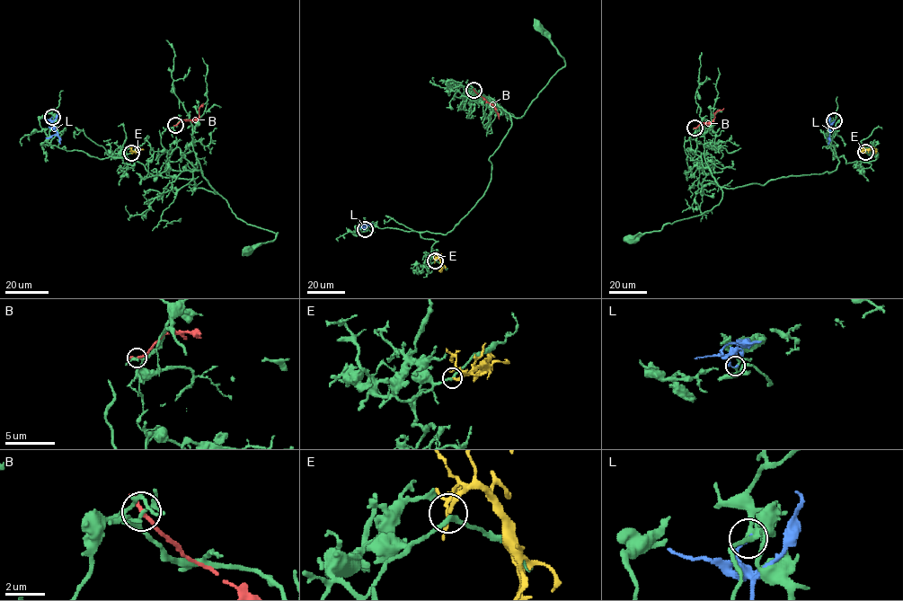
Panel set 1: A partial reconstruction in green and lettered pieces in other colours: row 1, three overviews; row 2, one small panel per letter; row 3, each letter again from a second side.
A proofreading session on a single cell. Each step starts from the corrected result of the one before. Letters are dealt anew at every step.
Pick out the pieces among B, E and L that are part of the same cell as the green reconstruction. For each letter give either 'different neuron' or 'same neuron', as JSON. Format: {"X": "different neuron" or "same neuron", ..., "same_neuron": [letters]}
{"B": "different neuron", "E": "same neuron", "L": "different neuron", "same_neuron": ["E"]}

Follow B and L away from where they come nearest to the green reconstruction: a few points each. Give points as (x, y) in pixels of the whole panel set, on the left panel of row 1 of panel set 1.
B: (175, 125), (182, 119), (197, 119), (199, 108), (203, 103)
L: (52, 118), (52, 127), (57, 135), (46, 138)

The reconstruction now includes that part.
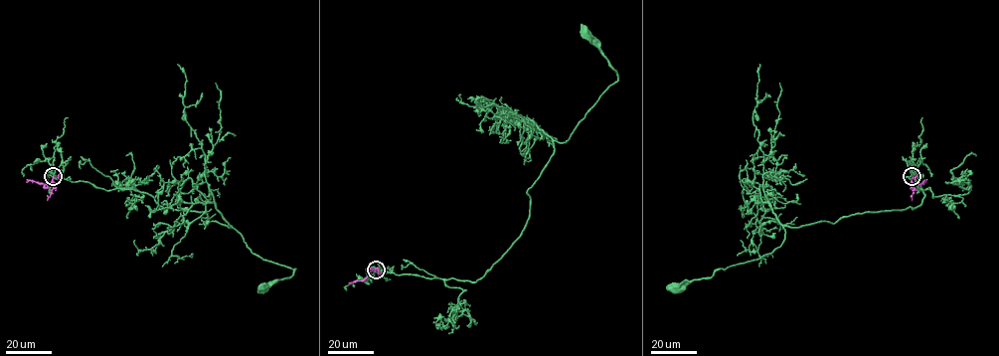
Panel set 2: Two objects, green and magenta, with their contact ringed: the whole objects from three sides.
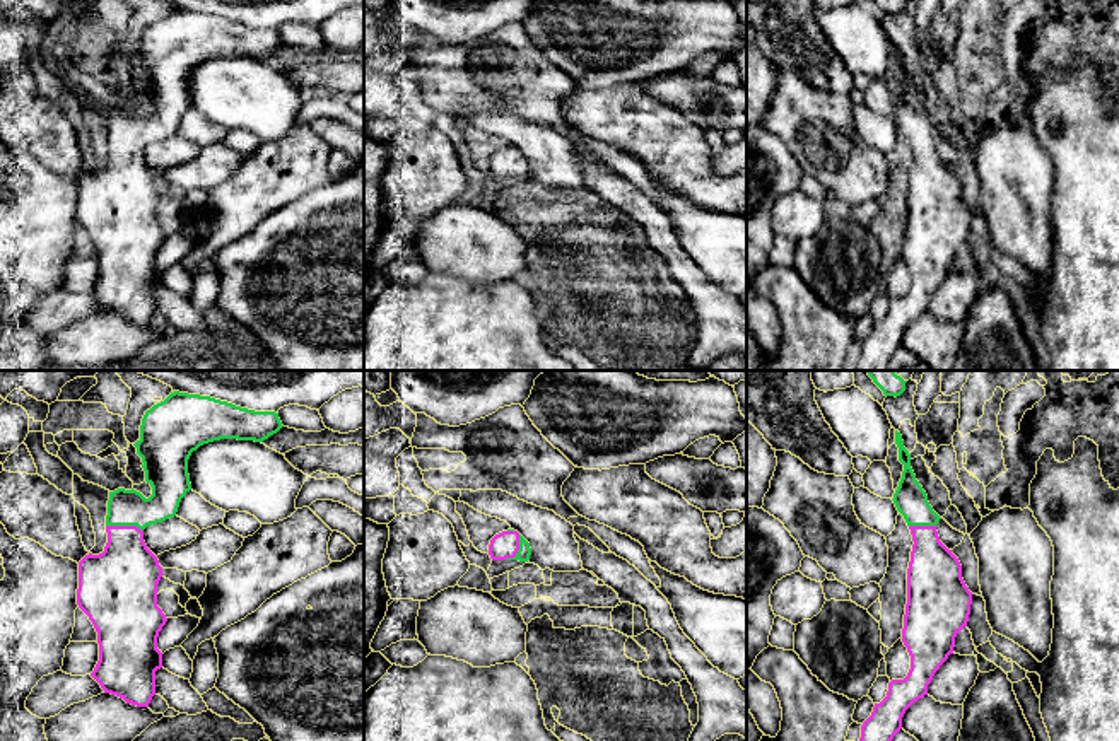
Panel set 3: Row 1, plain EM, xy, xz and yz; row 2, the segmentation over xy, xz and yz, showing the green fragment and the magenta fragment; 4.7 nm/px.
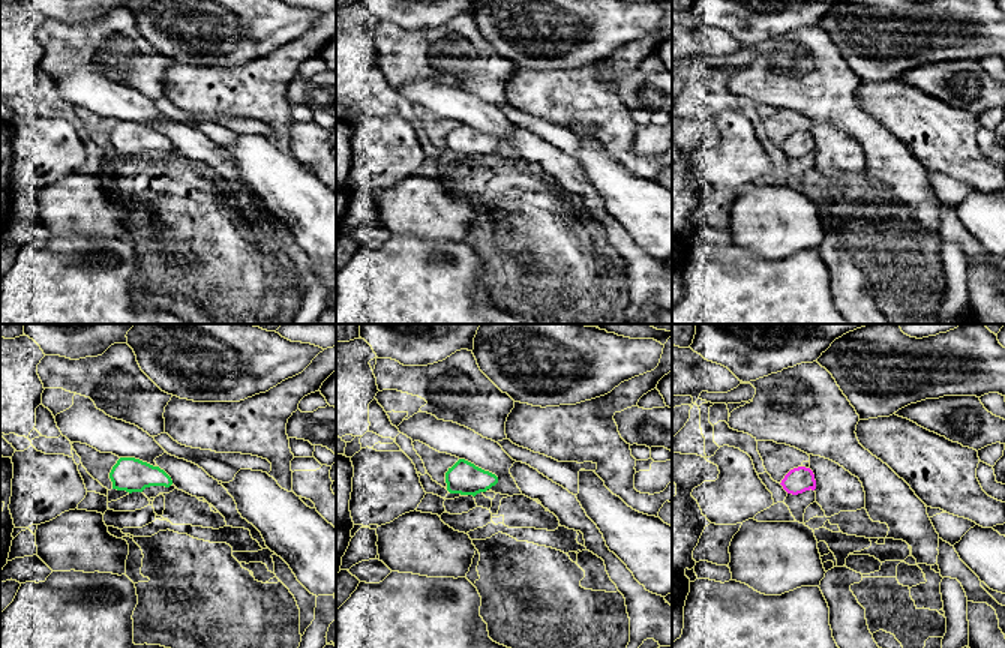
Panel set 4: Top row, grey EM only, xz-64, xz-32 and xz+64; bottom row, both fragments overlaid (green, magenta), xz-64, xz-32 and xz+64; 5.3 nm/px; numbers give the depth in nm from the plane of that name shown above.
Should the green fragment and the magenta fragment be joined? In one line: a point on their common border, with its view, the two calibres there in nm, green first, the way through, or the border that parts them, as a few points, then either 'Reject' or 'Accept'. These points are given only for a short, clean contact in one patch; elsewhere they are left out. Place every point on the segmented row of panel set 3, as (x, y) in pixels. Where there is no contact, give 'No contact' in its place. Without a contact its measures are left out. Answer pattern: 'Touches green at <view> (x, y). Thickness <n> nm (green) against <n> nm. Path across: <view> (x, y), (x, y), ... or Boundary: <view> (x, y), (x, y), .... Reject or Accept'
Touches green at xy (125, 525). Thickness 180 nm (green) against 320 nm. Accept

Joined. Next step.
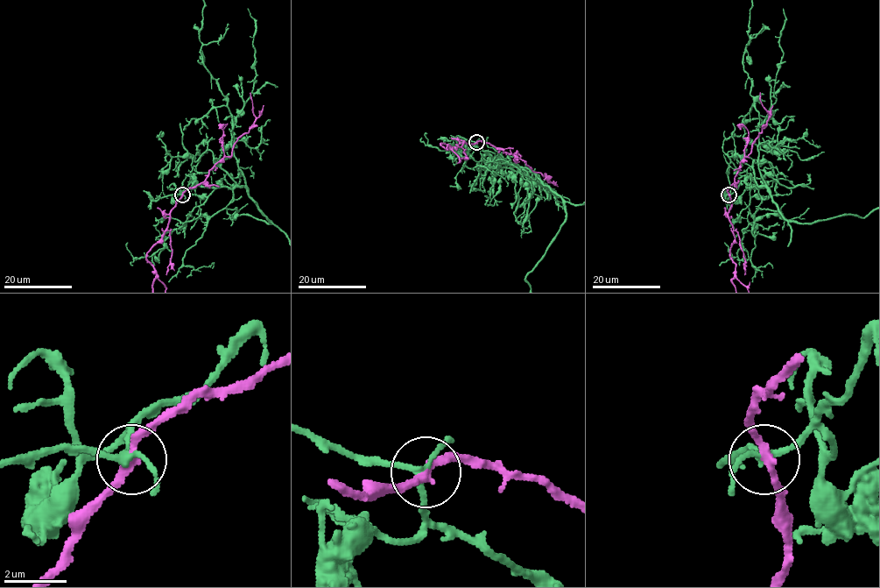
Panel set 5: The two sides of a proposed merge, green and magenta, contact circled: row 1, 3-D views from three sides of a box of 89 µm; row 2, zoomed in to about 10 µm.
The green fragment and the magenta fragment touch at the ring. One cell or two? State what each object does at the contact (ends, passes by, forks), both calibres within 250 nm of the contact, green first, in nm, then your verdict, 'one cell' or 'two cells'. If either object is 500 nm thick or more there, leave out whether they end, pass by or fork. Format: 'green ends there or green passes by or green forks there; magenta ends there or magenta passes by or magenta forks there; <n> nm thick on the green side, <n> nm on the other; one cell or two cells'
green forks there; magenta passes by; 190 nm thick on the green side, 240 nm on the other; two cells

